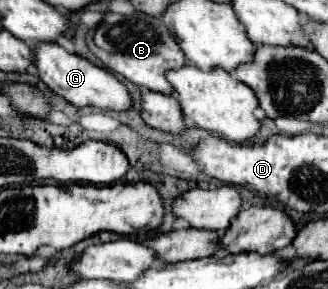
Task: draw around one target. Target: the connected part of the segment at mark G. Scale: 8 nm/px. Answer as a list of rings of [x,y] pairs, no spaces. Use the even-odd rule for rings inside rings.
[[[37,42],[31,46],[31,50],[33,50],[33,62],[35,62],[39,78],[55,94],[63,96],[67,102],[75,106],[97,106],[97,108],[109,108],[109,110],[127,110],[131,106],[131,98],[125,84],[119,82],[109,70],[95,66],[83,56],[69,54],[65,48],[61,48],[55,42]]]

